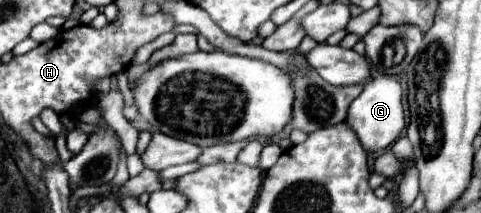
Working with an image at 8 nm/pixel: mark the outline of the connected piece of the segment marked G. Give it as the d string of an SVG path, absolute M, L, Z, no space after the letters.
M378 76L372 78L364 92L352 102L348 110L346 122L356 130L360 142L368 152L380 152L386 150L402 132L404 128L404 106L402 106L402 86L392 76Z

